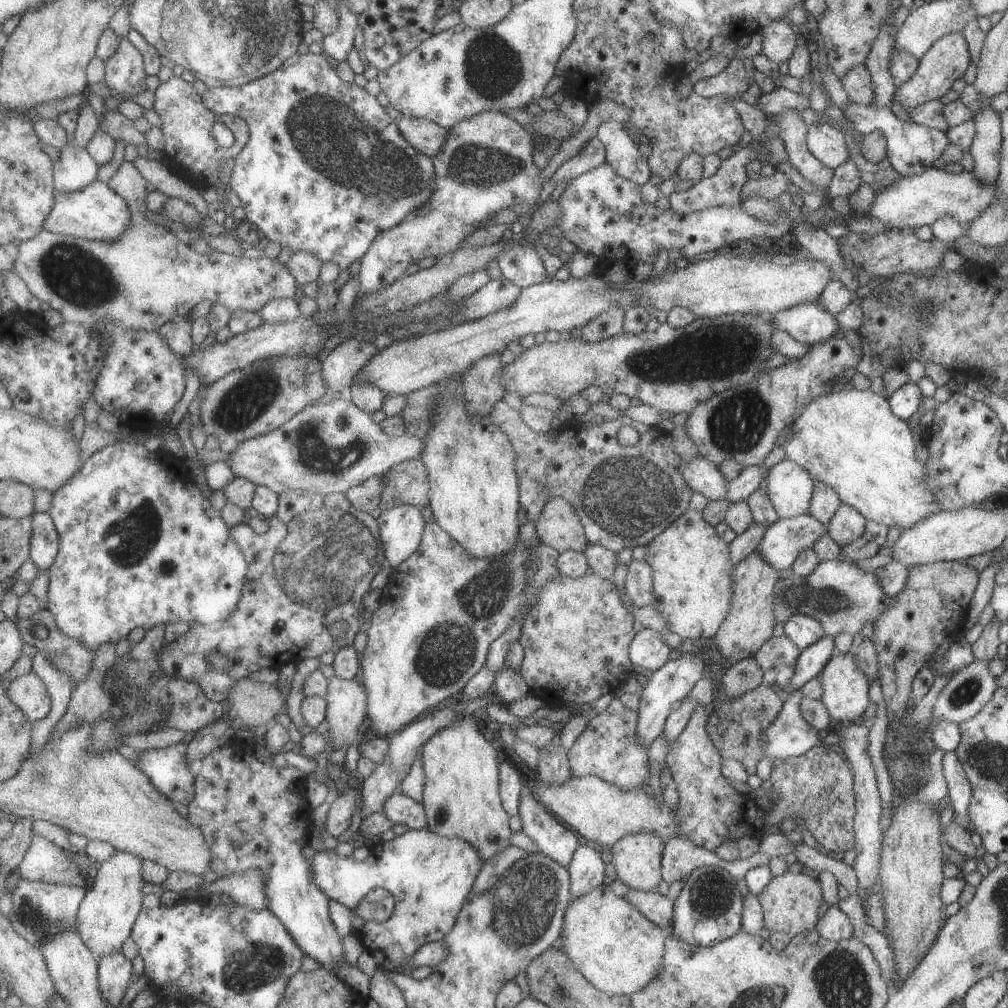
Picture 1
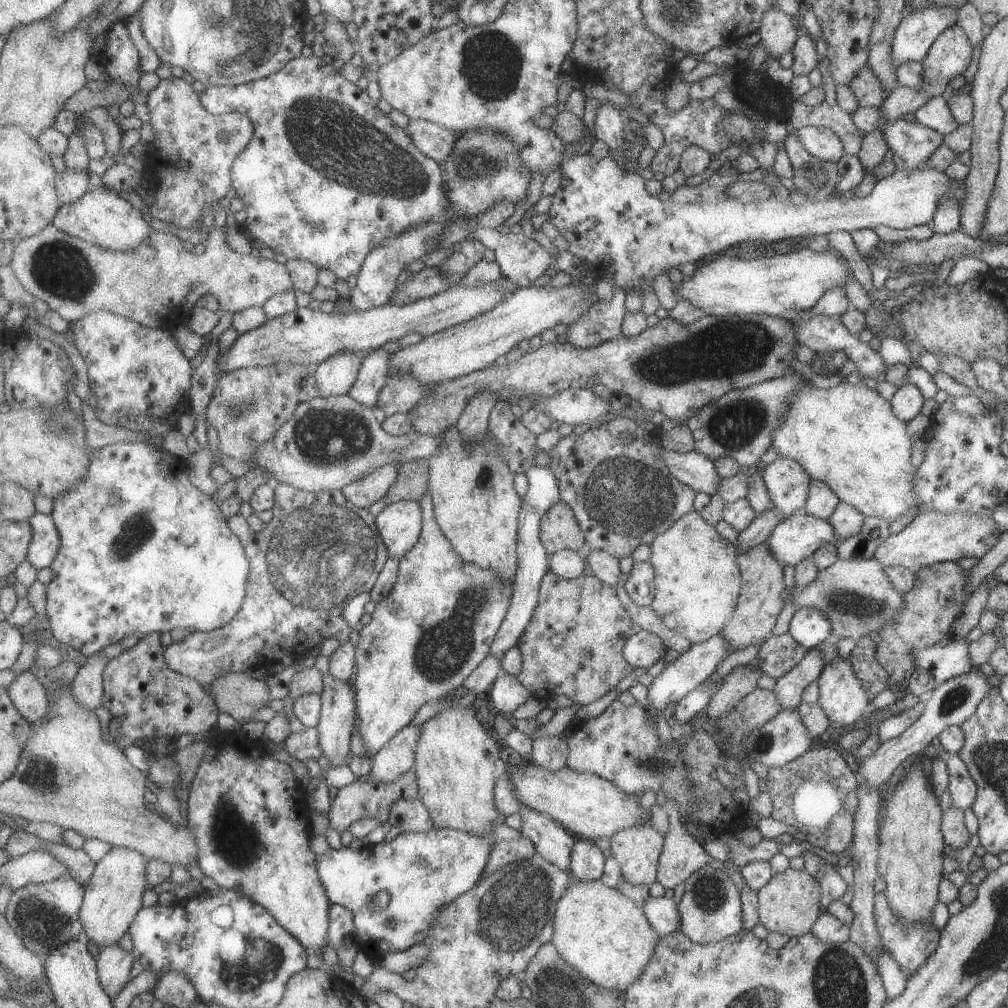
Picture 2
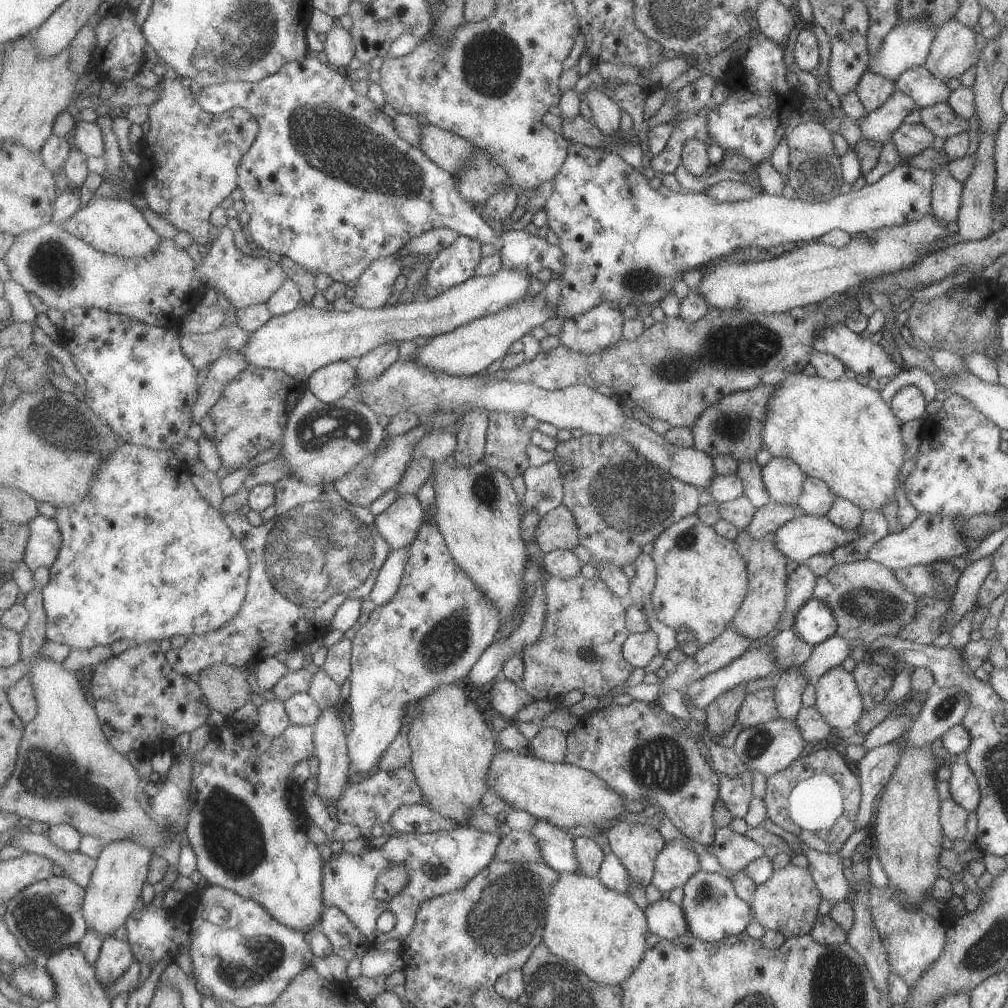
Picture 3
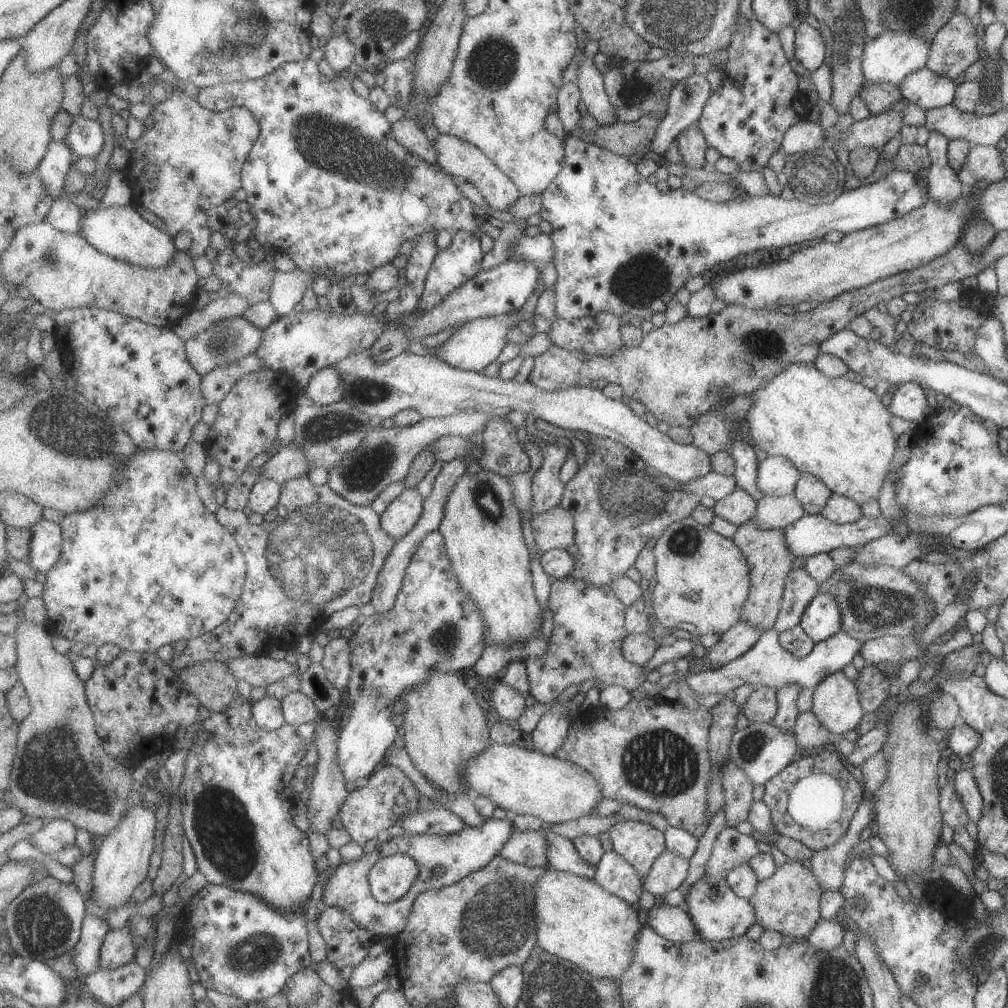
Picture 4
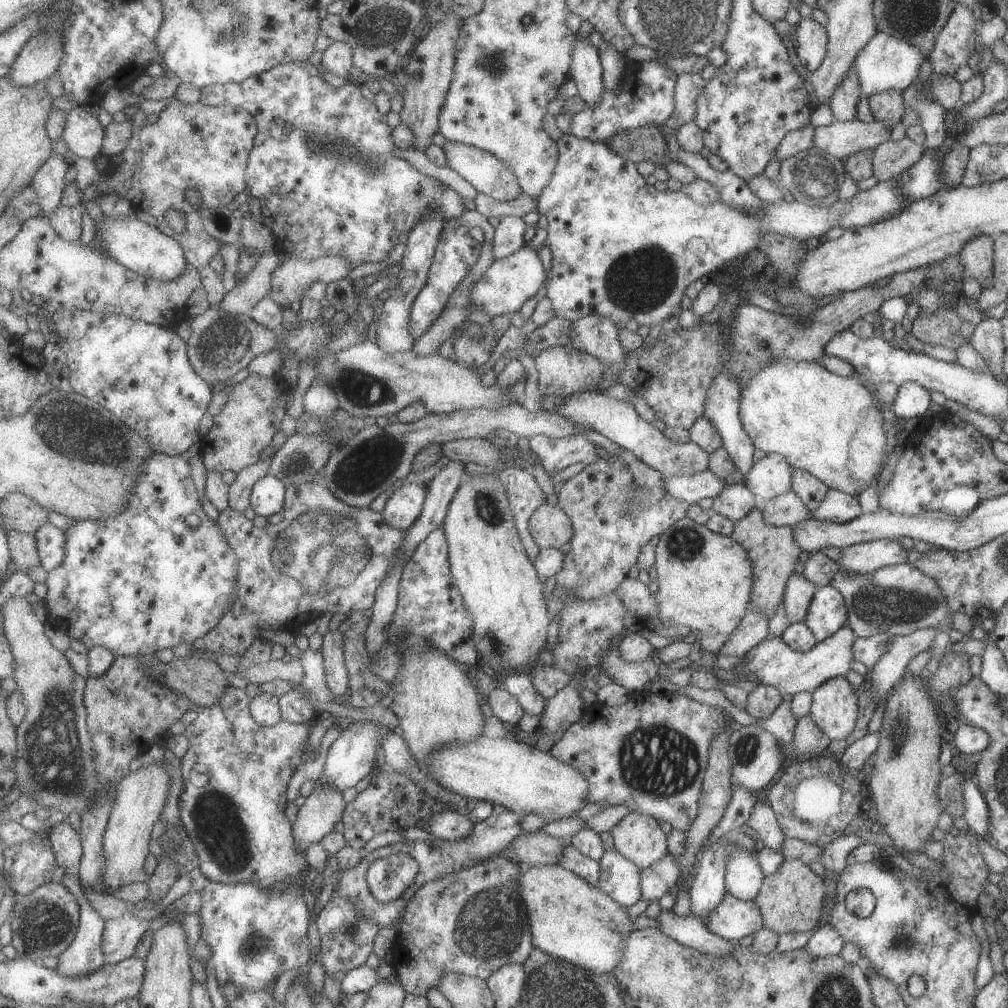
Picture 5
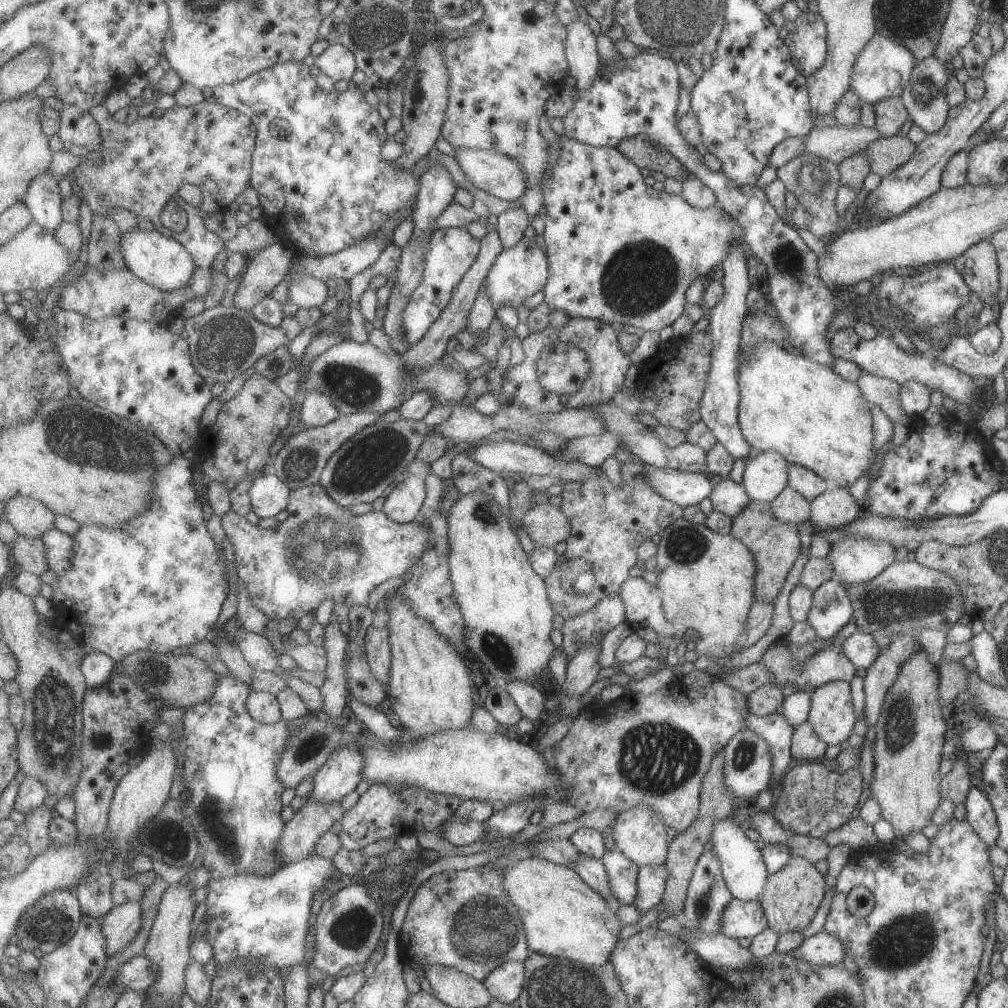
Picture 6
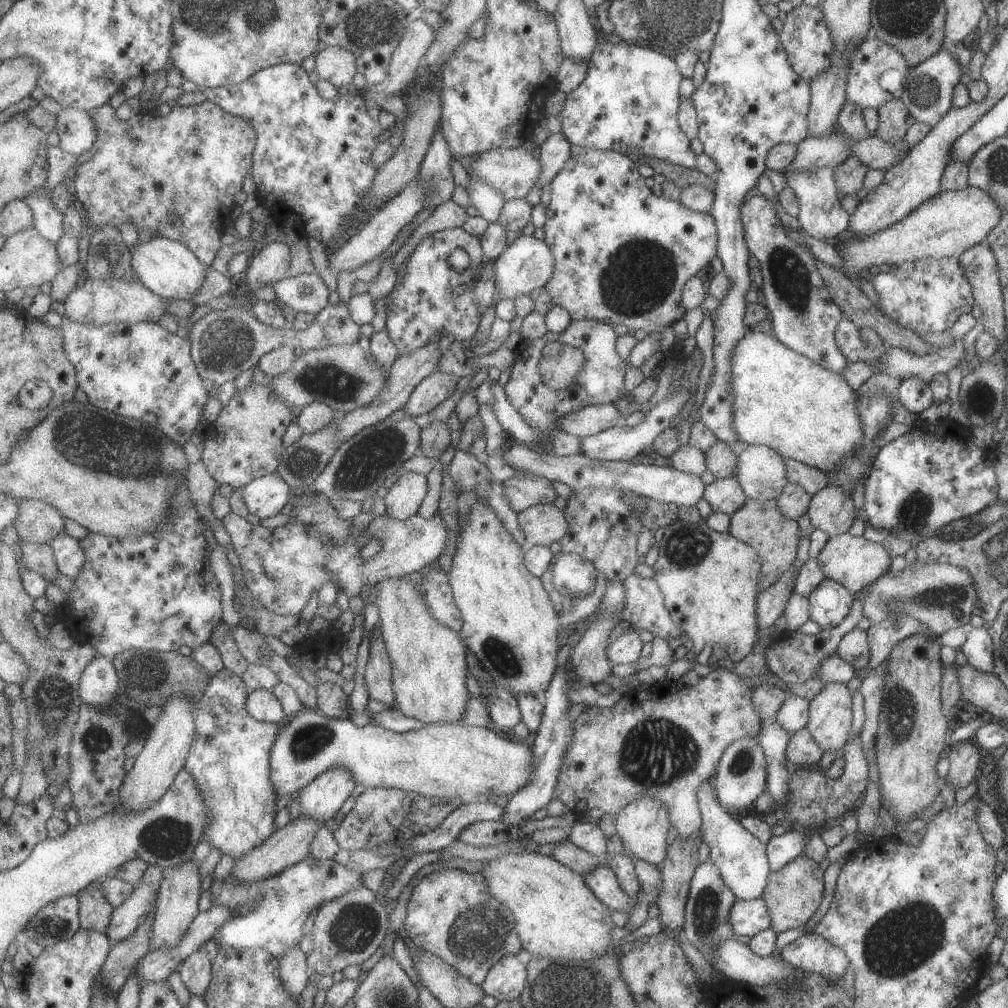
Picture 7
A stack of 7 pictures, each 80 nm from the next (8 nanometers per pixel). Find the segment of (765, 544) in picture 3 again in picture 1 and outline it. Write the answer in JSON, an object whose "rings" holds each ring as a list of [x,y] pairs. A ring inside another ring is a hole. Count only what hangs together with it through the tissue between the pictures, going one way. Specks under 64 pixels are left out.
{"rings":[[[756,551],[747,554],[745,558],[734,567],[733,598],[731,608],[725,620],[714,636],[713,642],[722,655],[722,658],[731,663],[753,657],[753,654],[772,637],[775,623],[773,616],[773,586],[781,578],[781,571],[775,570],[771,564],[767,564]]]}

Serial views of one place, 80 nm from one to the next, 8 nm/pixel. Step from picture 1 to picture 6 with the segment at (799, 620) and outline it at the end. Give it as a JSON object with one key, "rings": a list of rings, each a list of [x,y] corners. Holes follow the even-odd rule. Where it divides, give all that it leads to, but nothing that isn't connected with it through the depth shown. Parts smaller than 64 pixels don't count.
{"rings":[[[837,580],[823,582],[812,591],[806,622],[815,635],[827,640],[852,621],[852,607],[845,588]]]}

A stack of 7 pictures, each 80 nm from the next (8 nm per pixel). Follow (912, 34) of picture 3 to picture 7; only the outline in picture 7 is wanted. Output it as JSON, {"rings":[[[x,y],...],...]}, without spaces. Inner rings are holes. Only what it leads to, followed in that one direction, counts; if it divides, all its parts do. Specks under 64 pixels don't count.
{"rings":[[[872,34],[857,46],[847,72],[845,82],[845,101],[855,108],[877,109],[881,104],[900,99],[908,72],[905,58],[893,46],[877,40]]]}

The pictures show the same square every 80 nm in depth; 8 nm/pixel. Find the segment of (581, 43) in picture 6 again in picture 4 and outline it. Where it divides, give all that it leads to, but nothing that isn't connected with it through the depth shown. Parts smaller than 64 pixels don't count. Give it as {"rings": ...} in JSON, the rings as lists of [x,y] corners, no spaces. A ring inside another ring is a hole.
{"rings":[[[579,56],[577,66],[577,82],[580,100],[585,105],[587,113],[591,114],[599,122],[599,125],[608,126],[614,124],[615,110],[609,103],[605,94],[602,75],[596,69],[593,58]]]}

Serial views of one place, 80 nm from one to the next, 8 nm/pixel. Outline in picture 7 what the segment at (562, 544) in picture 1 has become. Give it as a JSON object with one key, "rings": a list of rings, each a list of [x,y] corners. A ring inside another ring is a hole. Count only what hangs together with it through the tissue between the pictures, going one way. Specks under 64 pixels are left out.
{"rings":[[[535,504],[518,513],[520,530],[525,535],[528,546],[549,547],[566,535],[566,518],[553,504]]]}

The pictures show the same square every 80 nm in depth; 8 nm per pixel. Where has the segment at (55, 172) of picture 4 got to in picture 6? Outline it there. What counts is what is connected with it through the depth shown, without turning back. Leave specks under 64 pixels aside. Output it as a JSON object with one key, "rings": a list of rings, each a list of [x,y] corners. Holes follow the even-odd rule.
{"rings":[[[51,169],[43,172],[43,176],[38,176],[31,184],[24,202],[33,212],[36,222],[43,226],[43,230],[55,235],[57,228],[64,222],[64,200],[61,198],[59,179],[53,176]]]}

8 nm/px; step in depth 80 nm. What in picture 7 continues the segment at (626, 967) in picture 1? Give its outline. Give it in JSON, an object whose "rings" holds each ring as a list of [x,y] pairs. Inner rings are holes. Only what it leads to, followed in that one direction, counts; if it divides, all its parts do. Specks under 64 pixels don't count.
{"rings":[[[527,851],[509,853],[498,859],[487,860],[480,873],[487,878],[491,896],[495,896],[501,904],[505,904],[511,910],[526,956],[591,962],[606,954],[611,947],[611,928],[614,926],[610,918],[612,912],[591,893],[579,873],[559,864],[553,857]]]}

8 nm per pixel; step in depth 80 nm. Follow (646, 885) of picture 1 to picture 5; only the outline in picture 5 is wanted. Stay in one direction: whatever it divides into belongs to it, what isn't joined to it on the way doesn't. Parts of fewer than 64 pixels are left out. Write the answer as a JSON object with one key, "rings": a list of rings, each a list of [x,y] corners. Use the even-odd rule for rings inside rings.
{"rings":[[[630,811],[623,816],[613,828],[611,828],[611,838],[615,851],[627,858],[637,869],[648,869],[653,862],[661,860],[667,854],[666,835],[661,831],[660,823],[651,816]]]}

